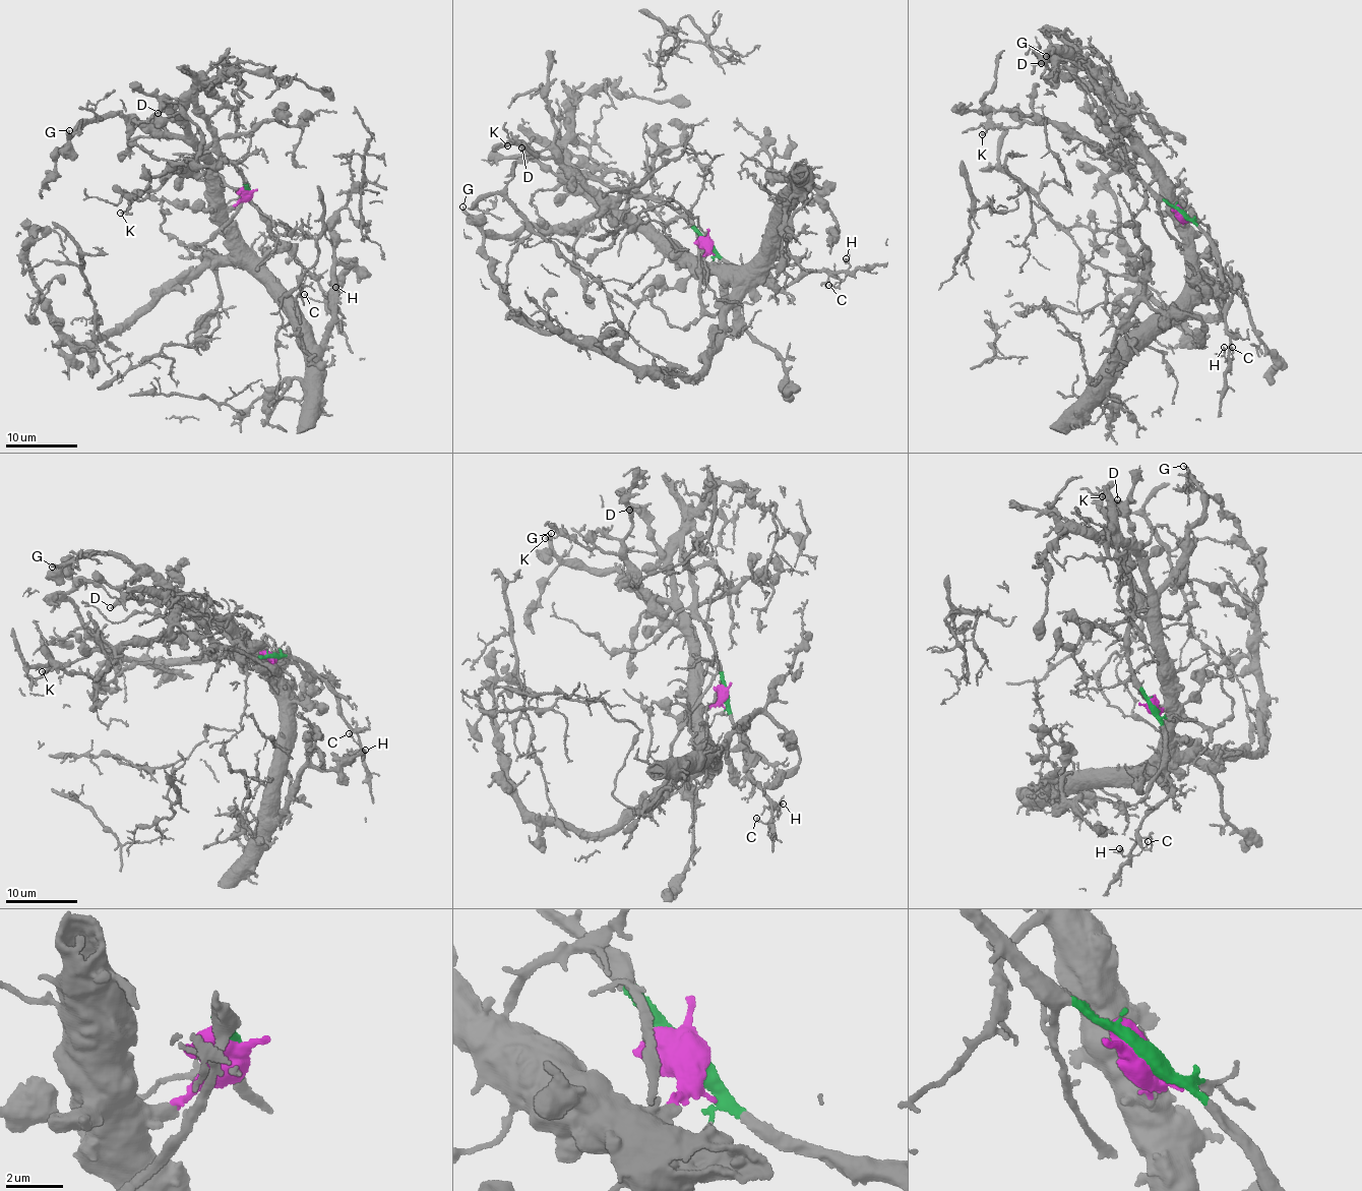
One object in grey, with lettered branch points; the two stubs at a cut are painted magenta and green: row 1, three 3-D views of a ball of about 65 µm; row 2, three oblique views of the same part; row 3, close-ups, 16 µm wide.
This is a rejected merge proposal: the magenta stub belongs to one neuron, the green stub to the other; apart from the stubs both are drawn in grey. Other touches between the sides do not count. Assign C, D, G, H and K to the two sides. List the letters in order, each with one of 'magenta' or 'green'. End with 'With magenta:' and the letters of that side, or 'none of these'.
C: green
D: magenta
G: magenta
H: green
K: magenta
With magenta: D, G, K

